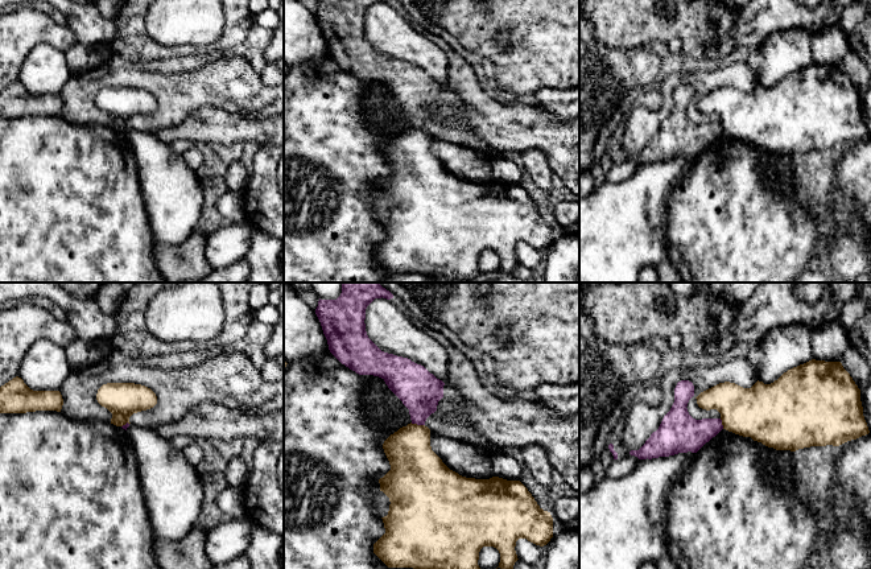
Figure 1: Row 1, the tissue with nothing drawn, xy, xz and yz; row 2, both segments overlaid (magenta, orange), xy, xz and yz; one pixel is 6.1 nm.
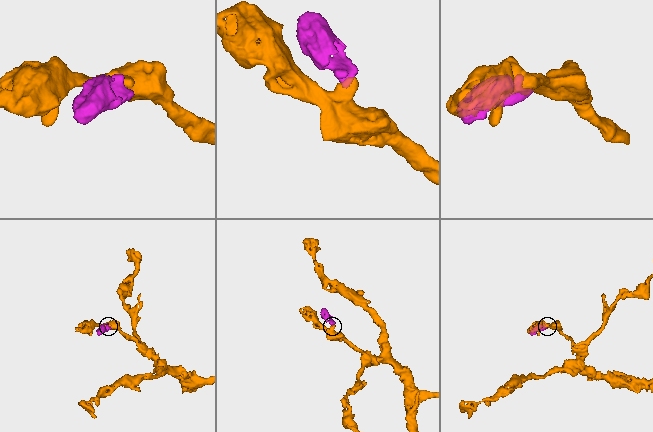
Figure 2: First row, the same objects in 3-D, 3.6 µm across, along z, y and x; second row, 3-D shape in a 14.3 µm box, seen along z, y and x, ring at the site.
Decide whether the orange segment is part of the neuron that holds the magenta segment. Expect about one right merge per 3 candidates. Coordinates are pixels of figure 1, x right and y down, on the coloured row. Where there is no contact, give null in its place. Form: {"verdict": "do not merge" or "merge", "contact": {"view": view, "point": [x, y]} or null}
{"verdict": "do not merge", "contact": {"view": "xz", "point": [417, 424]}}

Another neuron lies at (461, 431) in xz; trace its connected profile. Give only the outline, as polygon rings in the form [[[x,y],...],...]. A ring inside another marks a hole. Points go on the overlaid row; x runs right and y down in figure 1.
[[[434,412],[426,418],[425,426],[428,426],[434,433],[451,437],[458,441],[470,442],[487,452],[490,455],[503,453],[501,448],[494,446],[484,437],[482,437],[471,425],[462,420],[447,420],[439,416],[438,412]]]

